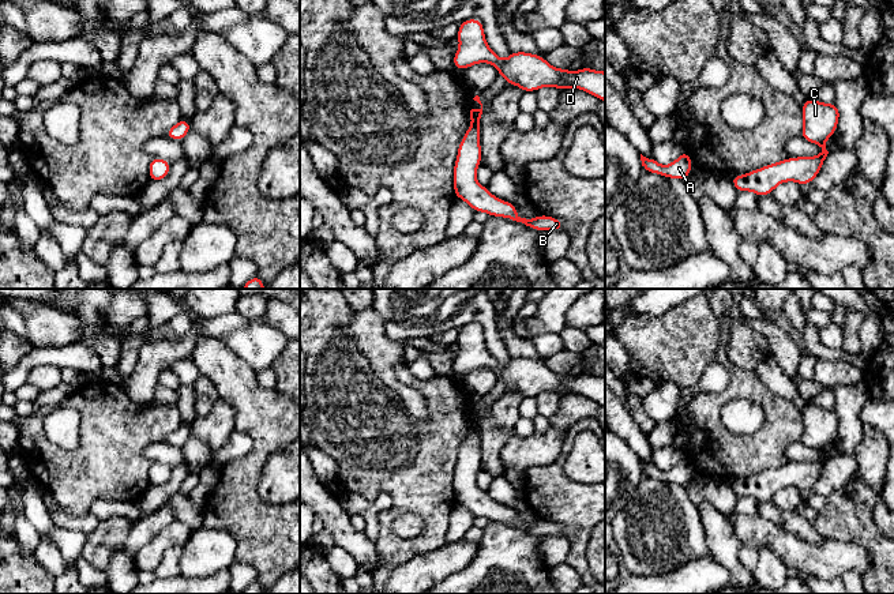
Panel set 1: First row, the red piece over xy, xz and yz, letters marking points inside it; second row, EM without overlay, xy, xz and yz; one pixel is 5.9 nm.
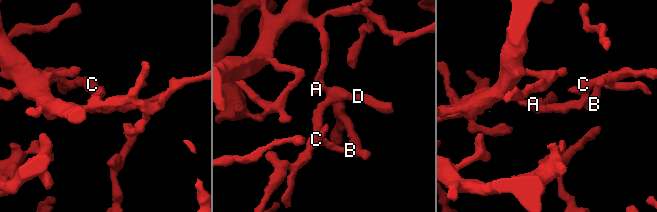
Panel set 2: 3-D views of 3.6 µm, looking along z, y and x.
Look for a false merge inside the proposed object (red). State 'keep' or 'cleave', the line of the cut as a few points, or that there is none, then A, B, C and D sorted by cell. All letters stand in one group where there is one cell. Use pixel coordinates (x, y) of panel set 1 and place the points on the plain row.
keep; no cut; A B C D

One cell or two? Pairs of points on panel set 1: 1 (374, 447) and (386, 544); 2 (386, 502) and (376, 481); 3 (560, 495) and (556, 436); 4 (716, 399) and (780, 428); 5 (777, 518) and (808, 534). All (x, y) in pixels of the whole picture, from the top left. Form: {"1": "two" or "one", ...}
{"1": "one", "2": "two", "3": "two", "4": "one", "5": "one"}

